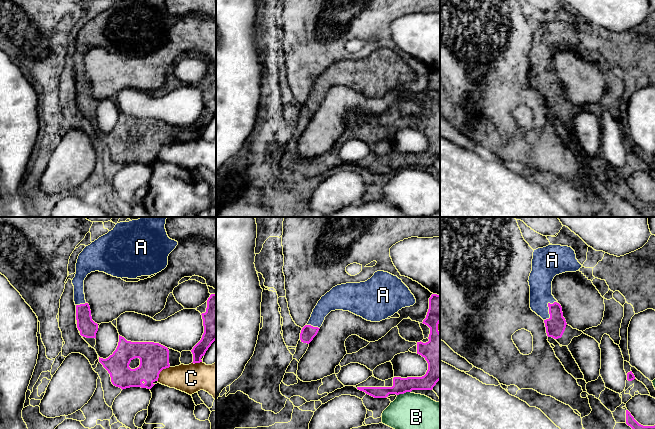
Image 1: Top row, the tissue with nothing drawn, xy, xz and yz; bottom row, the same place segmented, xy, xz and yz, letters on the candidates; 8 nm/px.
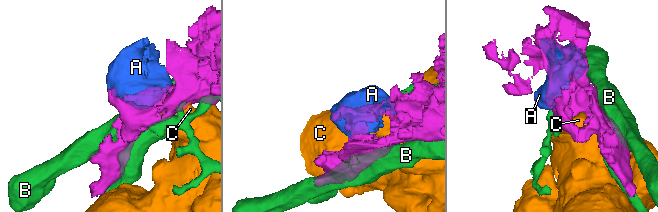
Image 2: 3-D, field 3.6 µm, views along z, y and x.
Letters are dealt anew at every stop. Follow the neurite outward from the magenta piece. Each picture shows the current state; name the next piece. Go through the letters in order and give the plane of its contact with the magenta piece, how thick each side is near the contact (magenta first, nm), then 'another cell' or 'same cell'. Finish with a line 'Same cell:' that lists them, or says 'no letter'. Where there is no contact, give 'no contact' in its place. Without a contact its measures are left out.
A: contact in yz; calibres 160 and 190 nm; same cell
B: contact in xz; calibres 130 and 280 nm; another cell
C: contact in xy; calibres 240 and 220 nm; another cell
Same cell: A

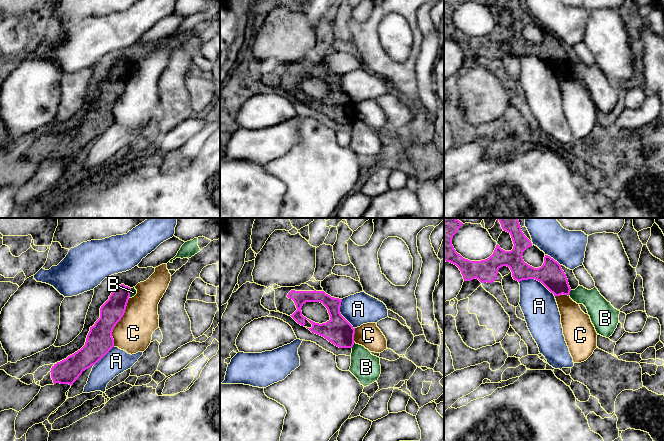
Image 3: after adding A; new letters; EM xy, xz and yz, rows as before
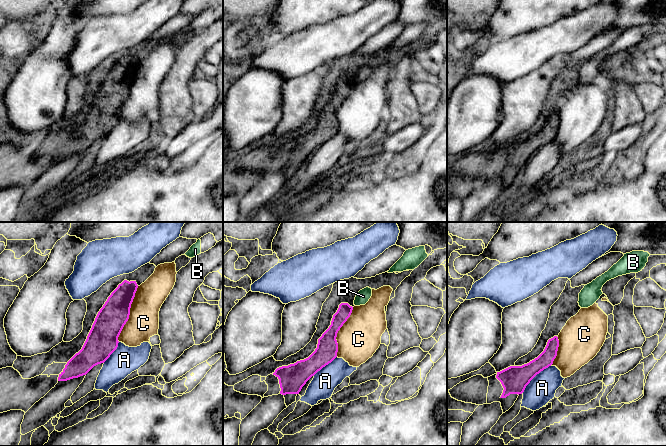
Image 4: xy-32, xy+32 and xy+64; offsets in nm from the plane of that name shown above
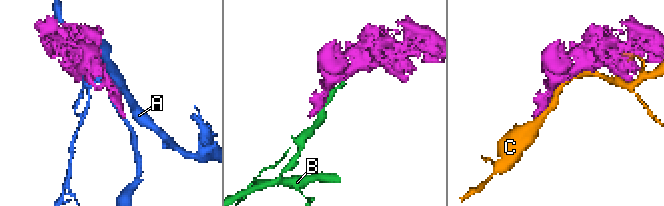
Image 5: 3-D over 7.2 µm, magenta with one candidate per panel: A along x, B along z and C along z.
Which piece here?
A: contact in yz; calibres 200 and 280 nm; another cell
B: contact in yz; calibres 200 and 180 nm; another cell
C: contact in xy; calibres 220 and 300 nm; another cell
Same cell: no letter

